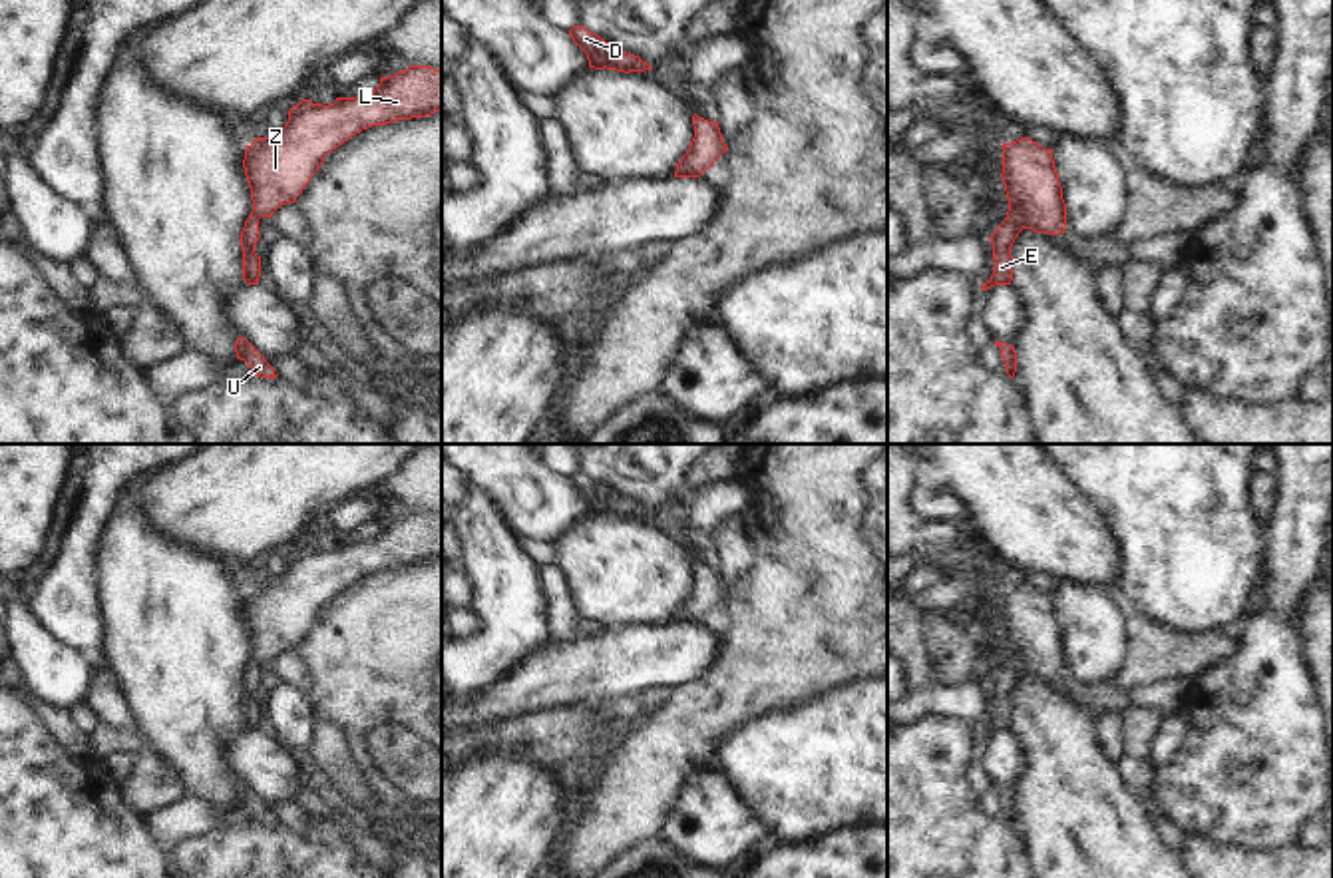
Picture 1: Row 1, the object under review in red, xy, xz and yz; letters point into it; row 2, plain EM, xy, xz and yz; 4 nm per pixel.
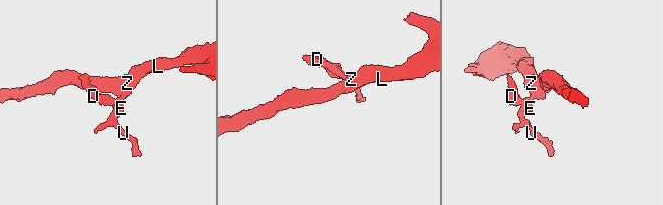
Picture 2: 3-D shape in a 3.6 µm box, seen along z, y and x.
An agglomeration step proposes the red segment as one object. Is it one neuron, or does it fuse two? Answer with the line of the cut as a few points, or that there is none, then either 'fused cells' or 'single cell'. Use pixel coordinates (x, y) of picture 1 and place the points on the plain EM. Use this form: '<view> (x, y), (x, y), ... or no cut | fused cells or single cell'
no cut | single cell

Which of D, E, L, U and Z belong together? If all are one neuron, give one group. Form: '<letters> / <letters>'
D E L U Z

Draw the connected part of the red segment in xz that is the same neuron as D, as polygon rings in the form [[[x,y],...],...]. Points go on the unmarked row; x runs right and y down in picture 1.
[[[573,472],[569,480],[573,488],[587,500],[589,514],[595,514],[595,516],[607,514],[607,516],[617,516],[625,520],[653,516],[639,502],[627,500],[611,492],[601,482],[589,478],[583,472]]]

